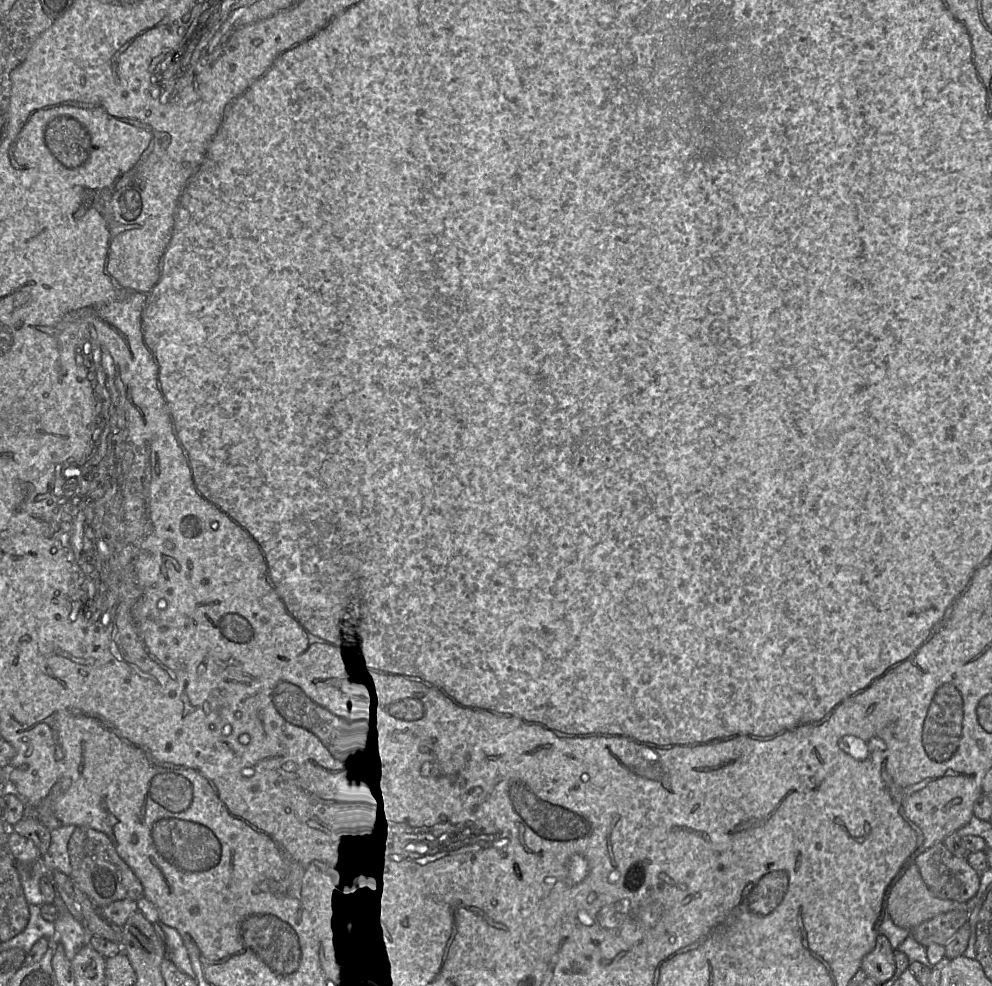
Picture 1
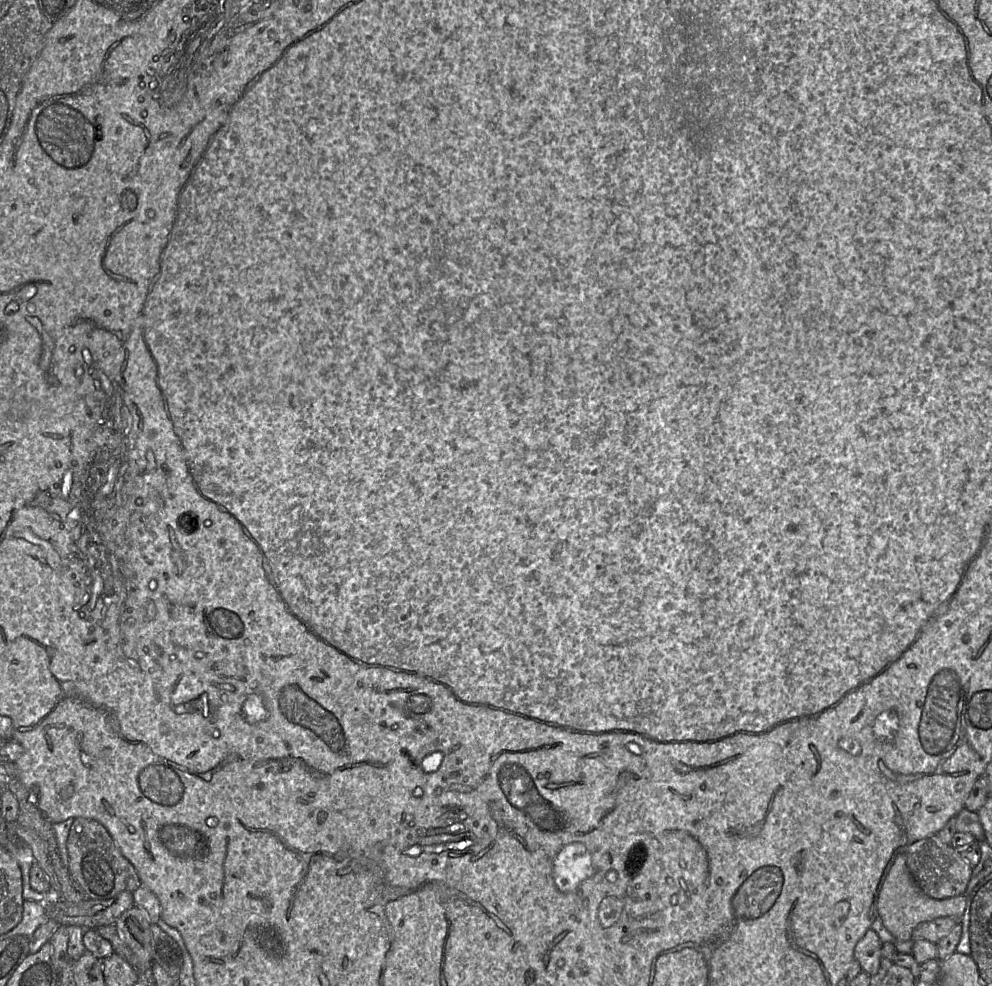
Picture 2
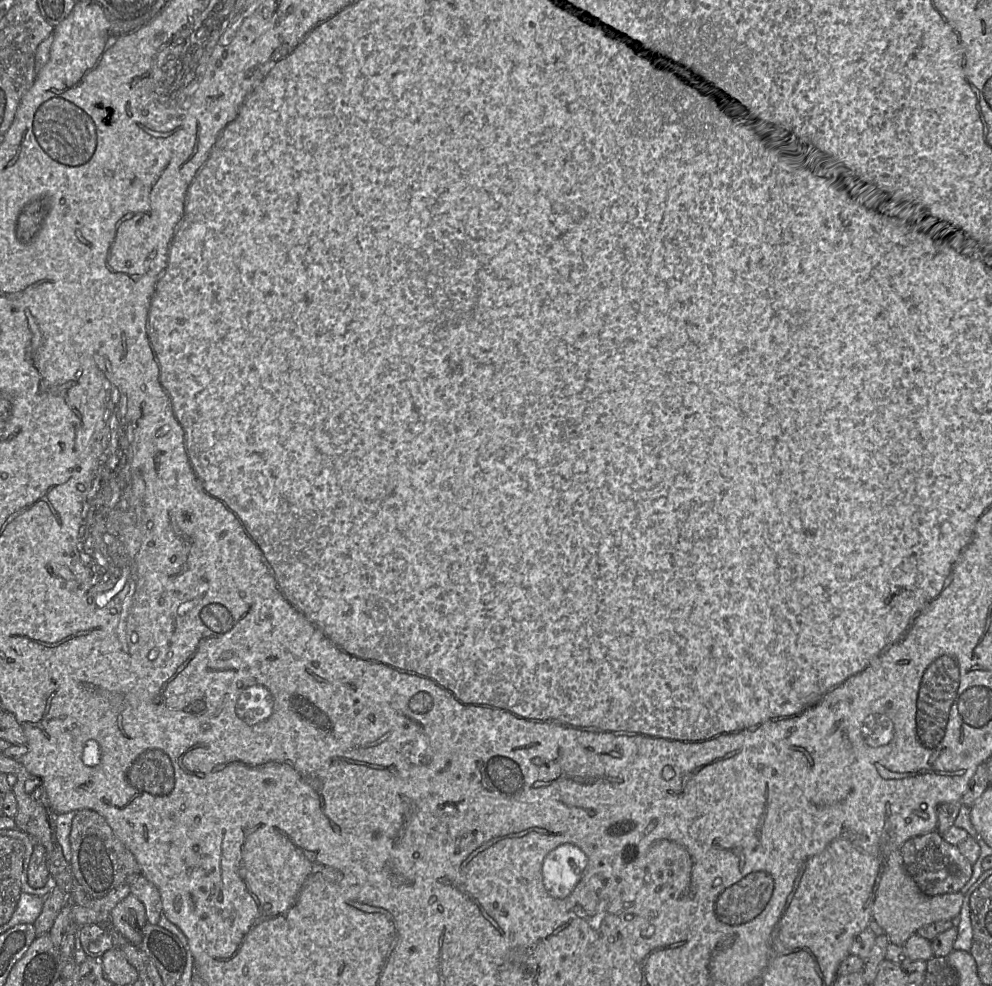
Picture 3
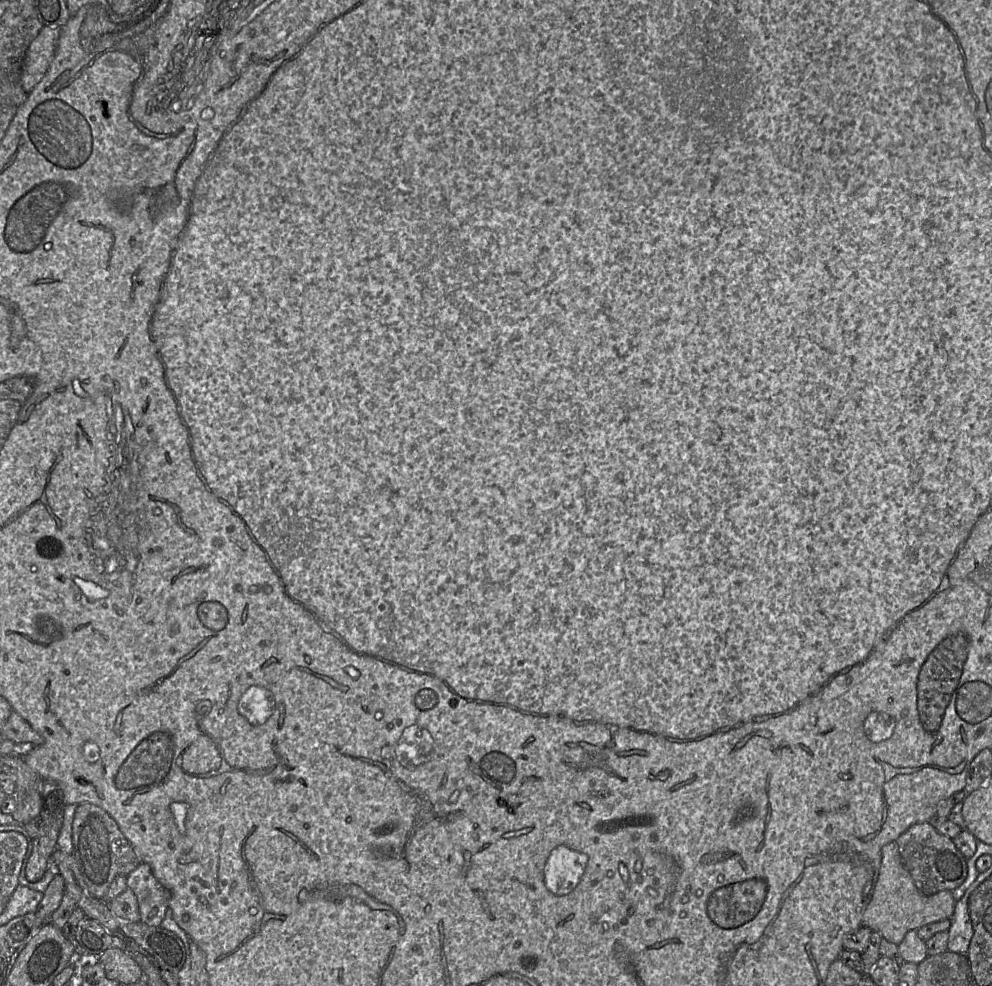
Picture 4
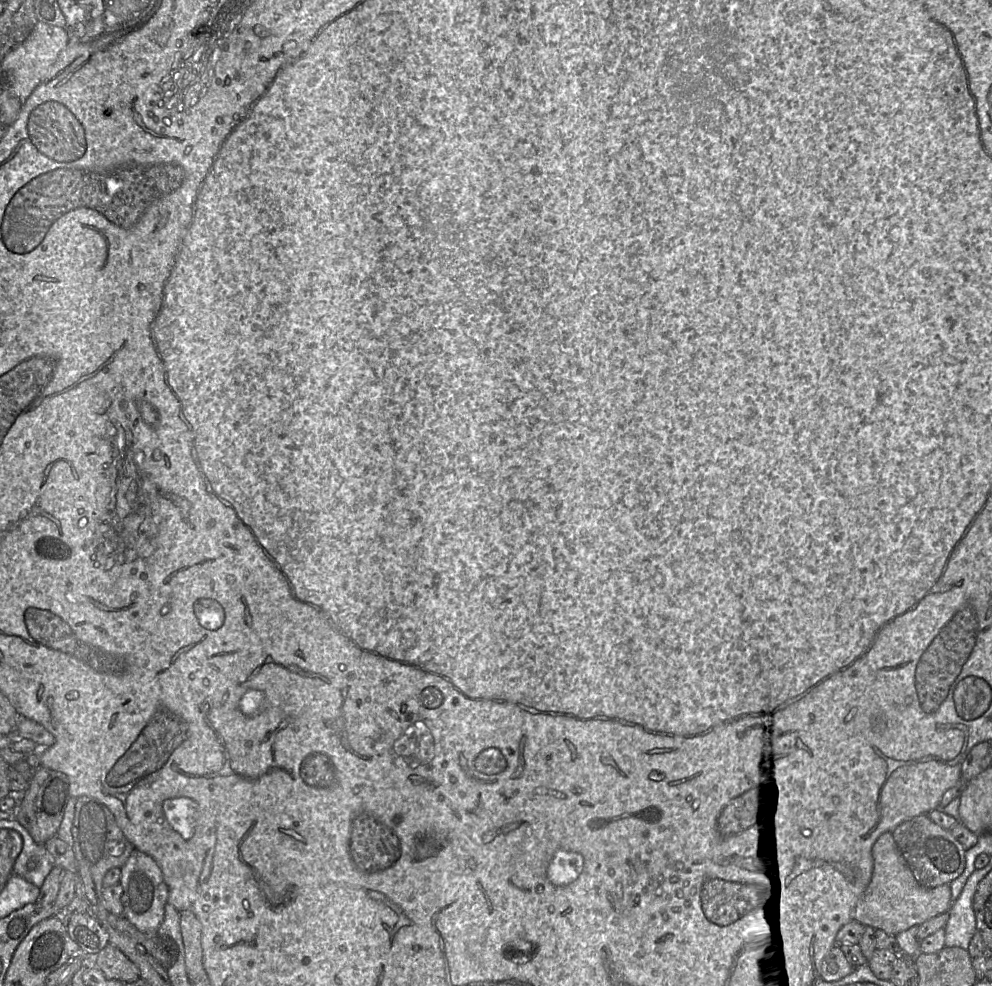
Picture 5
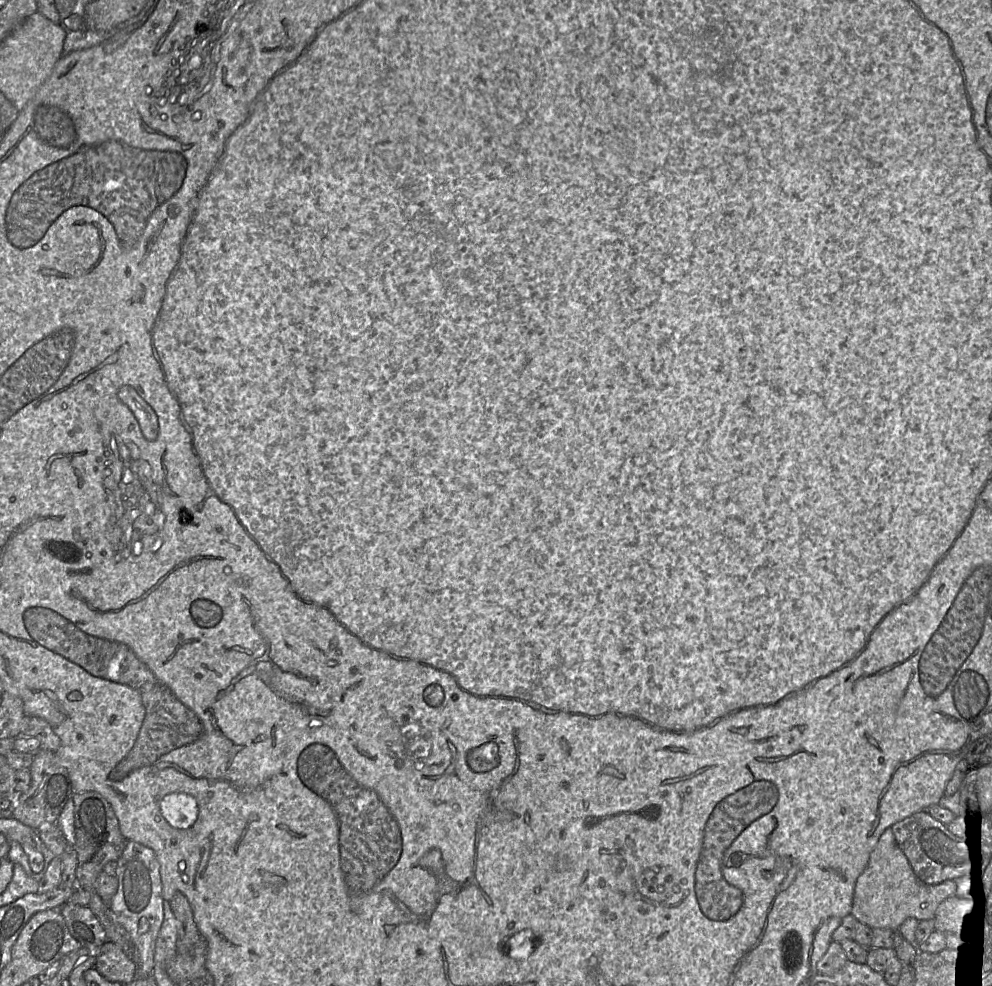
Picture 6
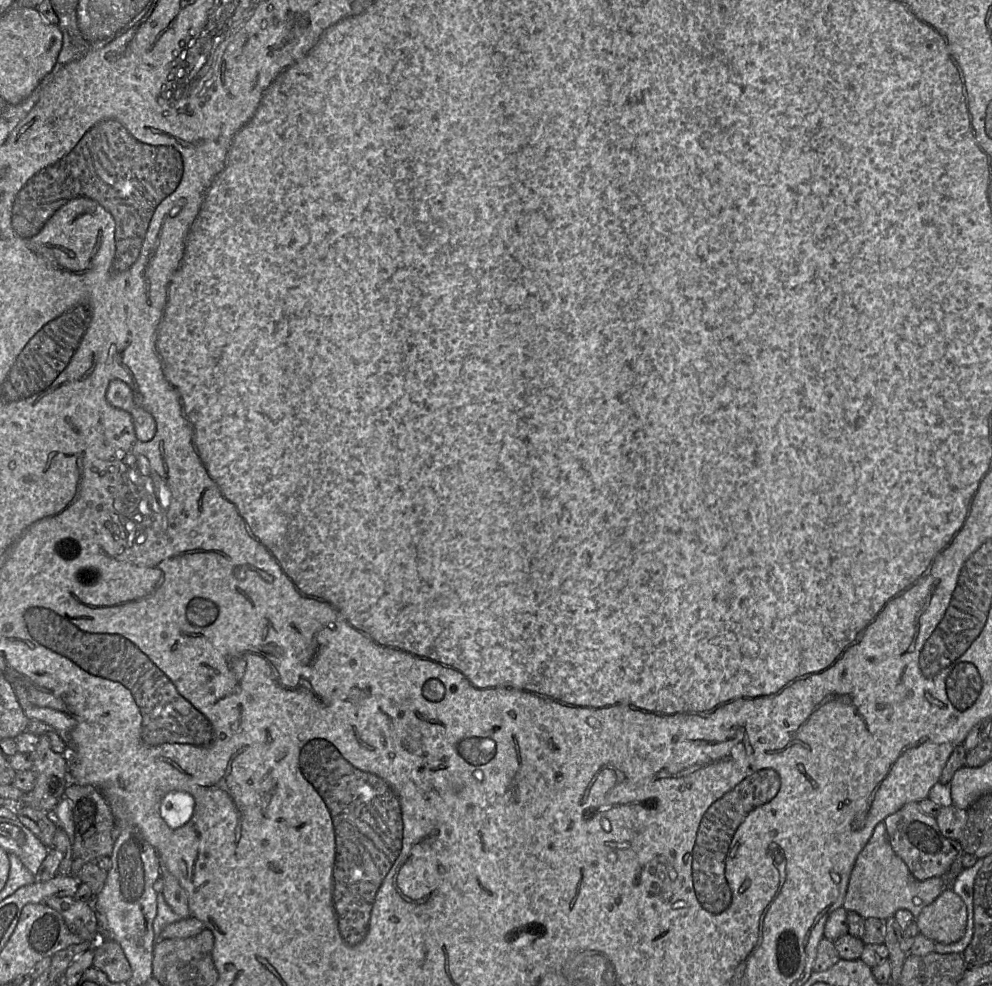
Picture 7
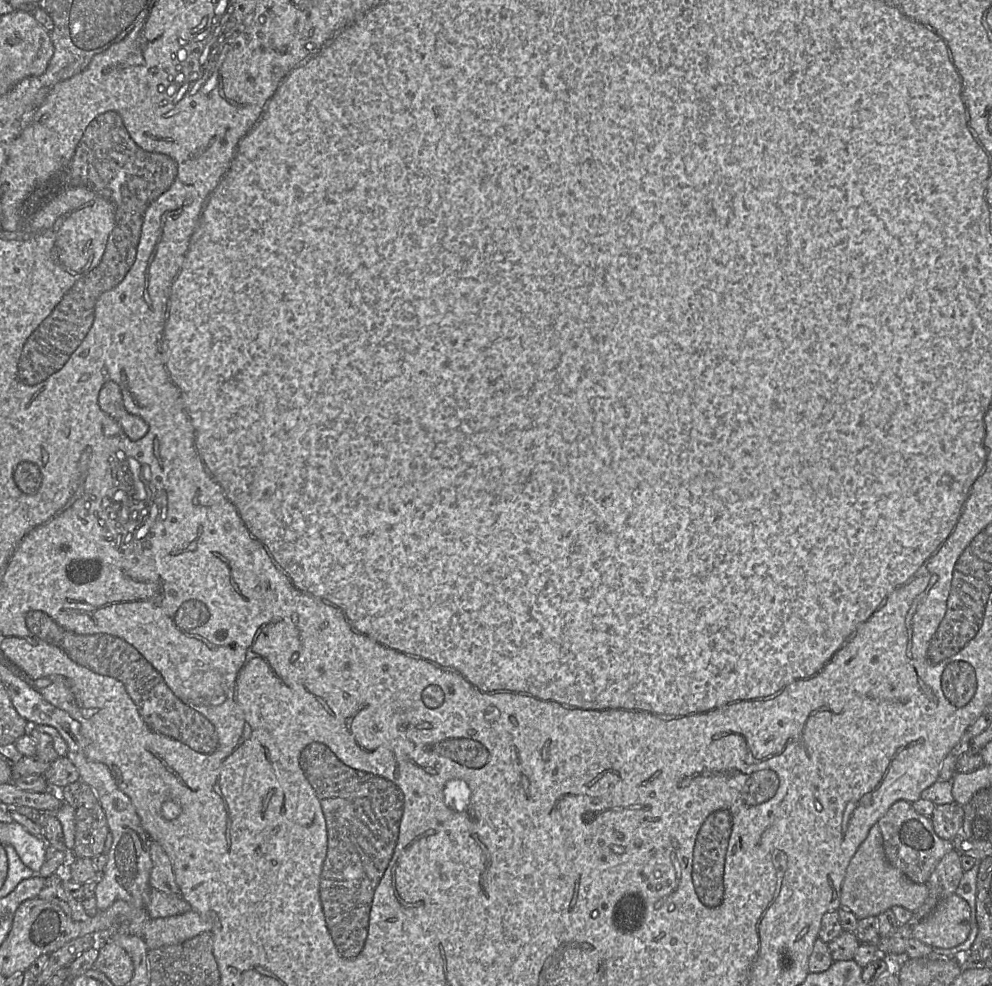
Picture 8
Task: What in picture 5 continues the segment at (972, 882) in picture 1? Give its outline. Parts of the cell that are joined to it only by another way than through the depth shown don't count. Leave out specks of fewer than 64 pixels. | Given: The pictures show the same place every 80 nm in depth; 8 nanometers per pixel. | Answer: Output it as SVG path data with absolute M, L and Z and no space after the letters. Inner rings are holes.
M927 814L901 823L892 834L898 849L921 886L934 888L950 884L963 873L966 850L950 831L935 824Z

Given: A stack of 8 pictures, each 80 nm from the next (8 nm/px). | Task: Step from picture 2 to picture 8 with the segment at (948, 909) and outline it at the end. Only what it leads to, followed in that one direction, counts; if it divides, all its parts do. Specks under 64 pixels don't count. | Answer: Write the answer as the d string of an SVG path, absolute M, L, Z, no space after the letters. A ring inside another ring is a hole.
M875 823L851 858L841 887L840 903L849 909L857 919L878 916L893 906L902 906L914 912L923 905L928 897L926 883L910 880L886 858L880 828Z

